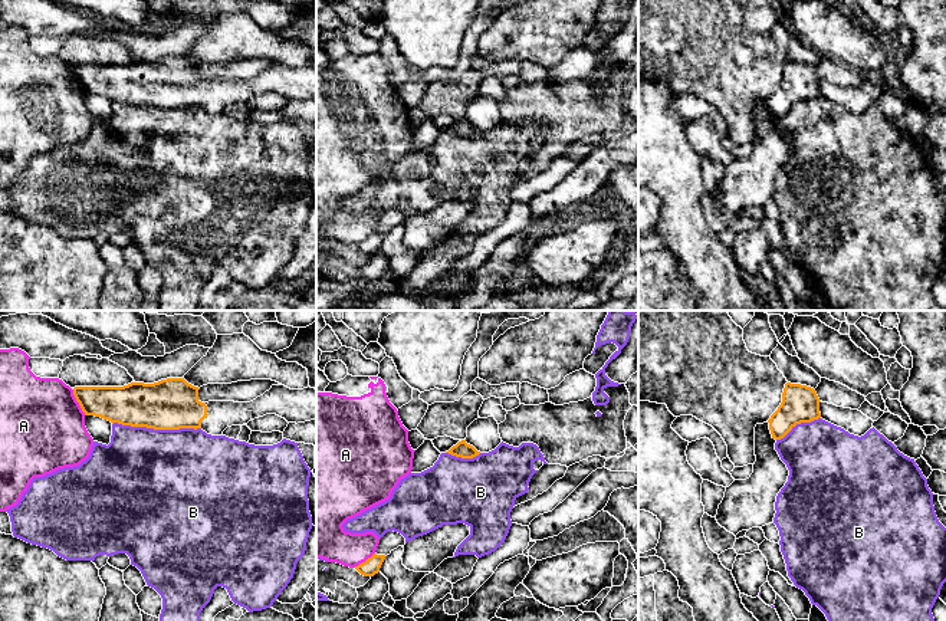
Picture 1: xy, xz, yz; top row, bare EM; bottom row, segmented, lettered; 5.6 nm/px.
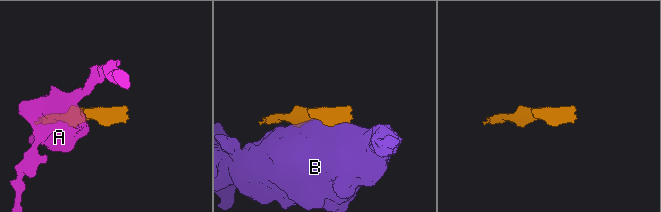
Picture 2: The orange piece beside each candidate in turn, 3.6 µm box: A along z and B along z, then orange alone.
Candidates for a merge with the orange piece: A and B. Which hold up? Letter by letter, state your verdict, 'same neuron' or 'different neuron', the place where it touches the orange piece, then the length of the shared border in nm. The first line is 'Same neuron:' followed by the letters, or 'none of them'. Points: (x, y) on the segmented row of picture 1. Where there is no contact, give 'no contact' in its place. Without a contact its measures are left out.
Same neuron: none of them
A: different neuron | xy (78, 401) | 160 nm
B: different neuron | xy (157, 429) | 500 nm

